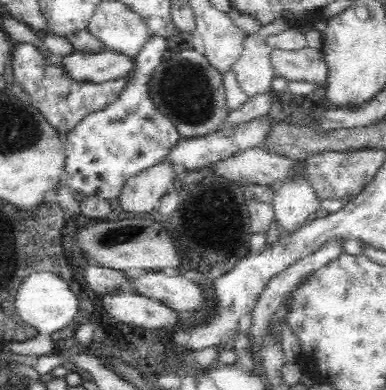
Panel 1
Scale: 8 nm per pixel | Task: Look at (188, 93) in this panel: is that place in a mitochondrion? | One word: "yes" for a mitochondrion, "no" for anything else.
yes

